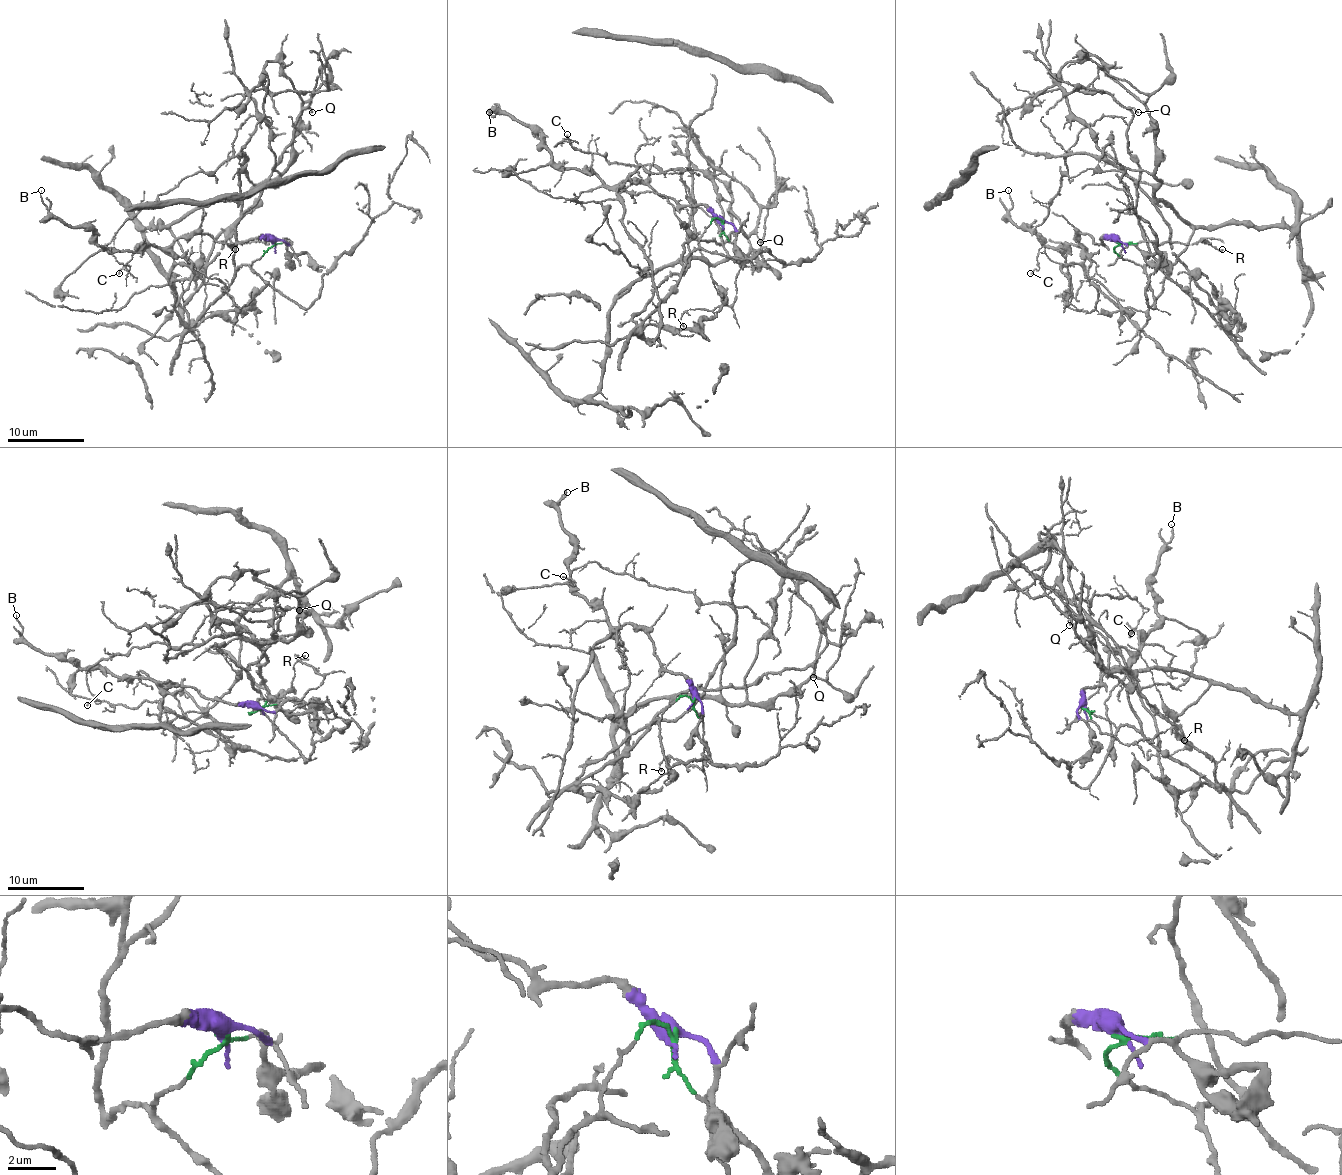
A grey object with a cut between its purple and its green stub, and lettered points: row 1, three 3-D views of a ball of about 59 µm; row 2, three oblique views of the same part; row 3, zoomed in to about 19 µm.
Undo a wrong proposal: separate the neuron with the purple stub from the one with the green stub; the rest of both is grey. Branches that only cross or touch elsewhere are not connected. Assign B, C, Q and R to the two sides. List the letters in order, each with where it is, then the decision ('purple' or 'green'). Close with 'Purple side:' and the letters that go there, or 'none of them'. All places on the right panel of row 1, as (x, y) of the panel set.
B: at (1008, 190); purple
C: at (1030, 273); green
Q: at (1138, 112); green
R: at (1222, 249); green
Purple side: B

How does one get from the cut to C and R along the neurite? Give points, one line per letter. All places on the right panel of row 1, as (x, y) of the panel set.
C: (1119, 244), (1221, 325), (1171, 250), (1161, 211), (1101, 159), (1065, 157), (1030, 273)
R: (1119, 244), (1194, 244), (1202, 240), (1223, 250)

